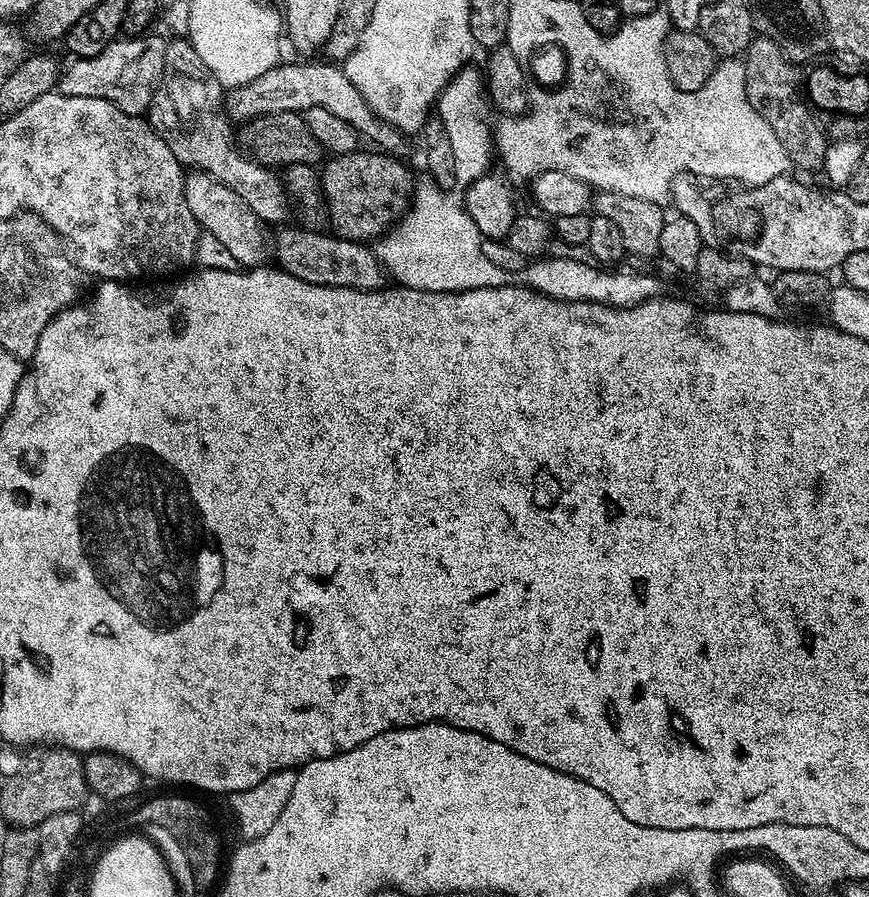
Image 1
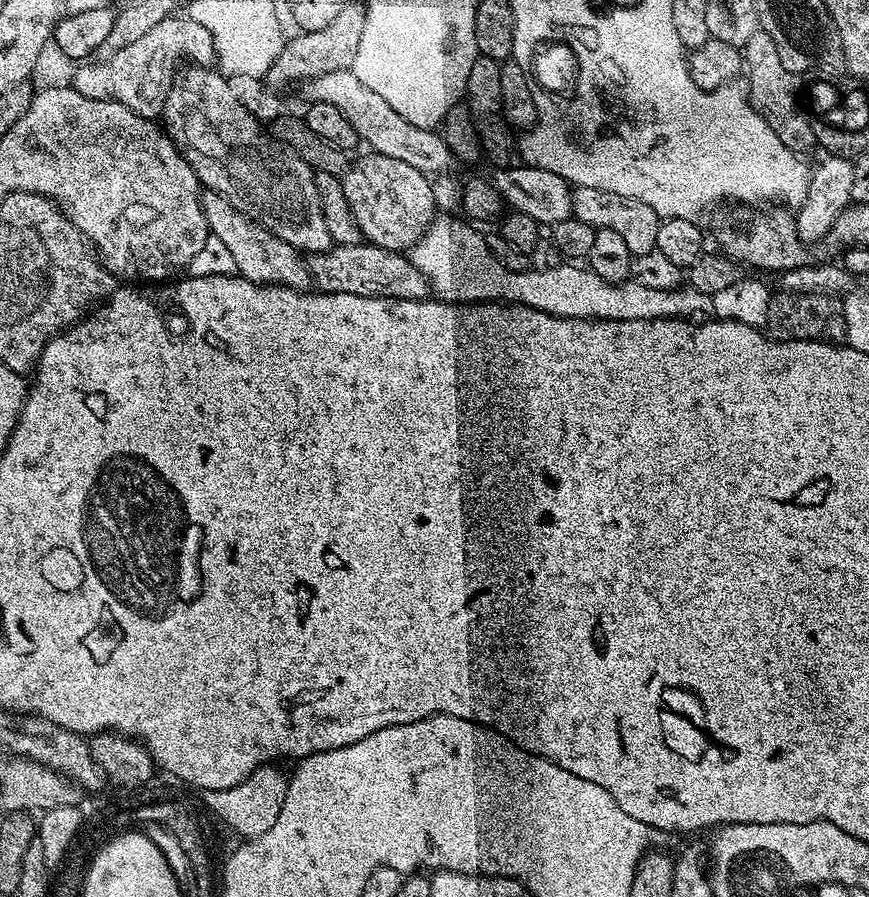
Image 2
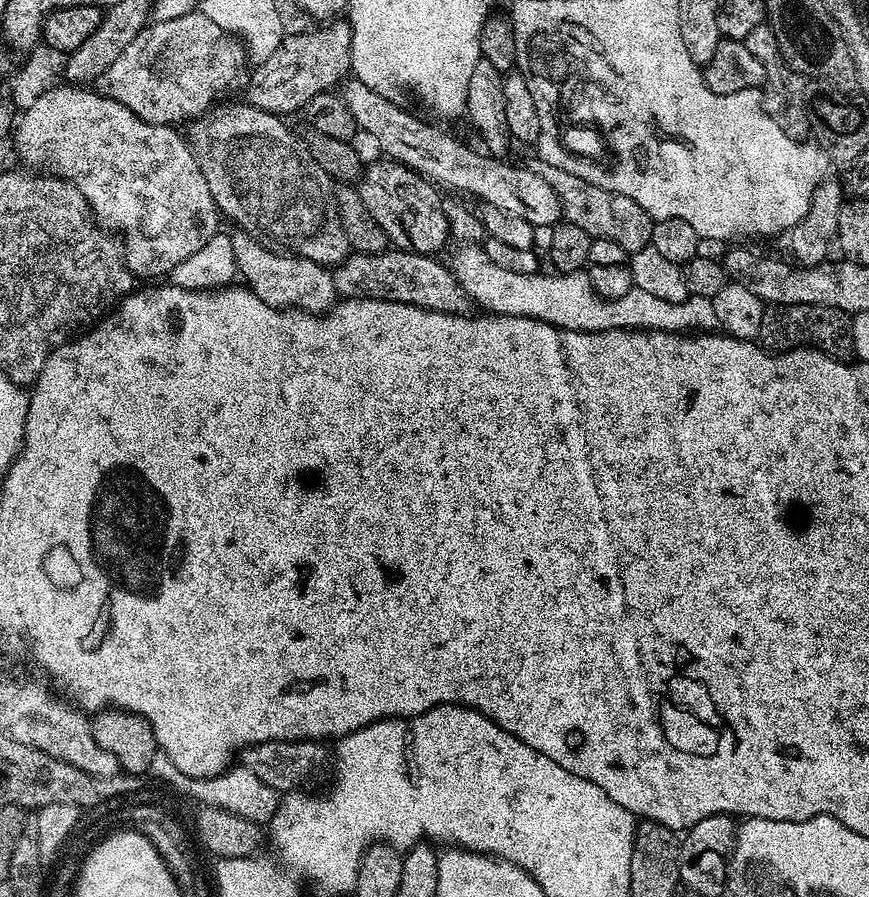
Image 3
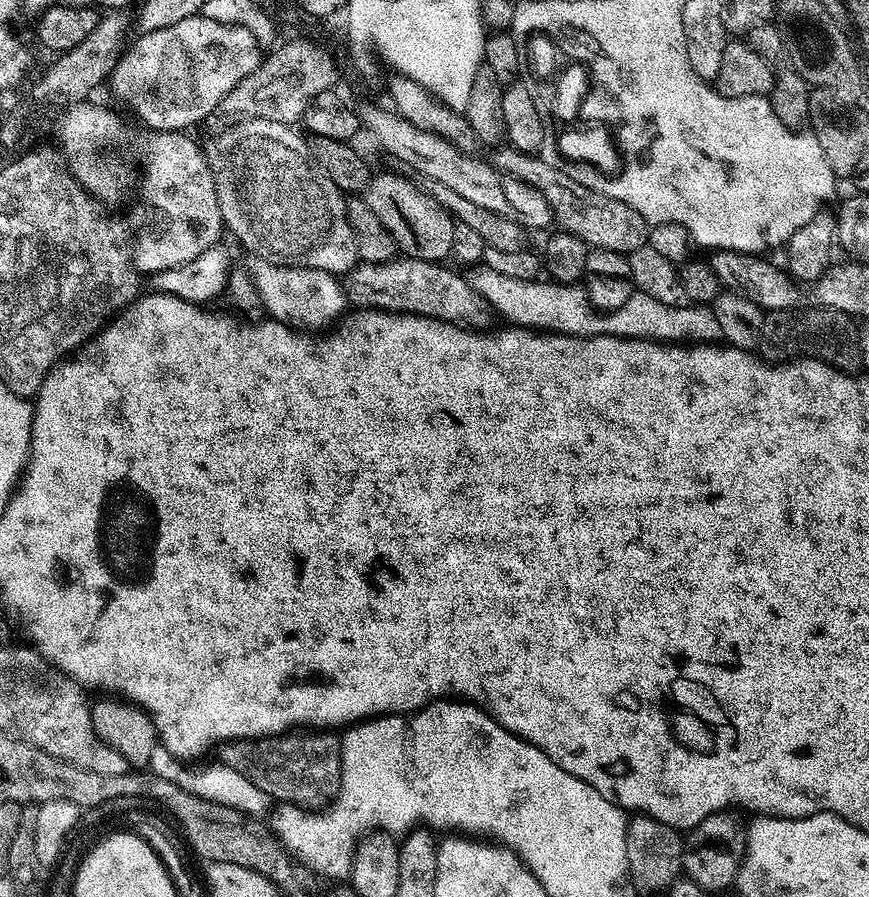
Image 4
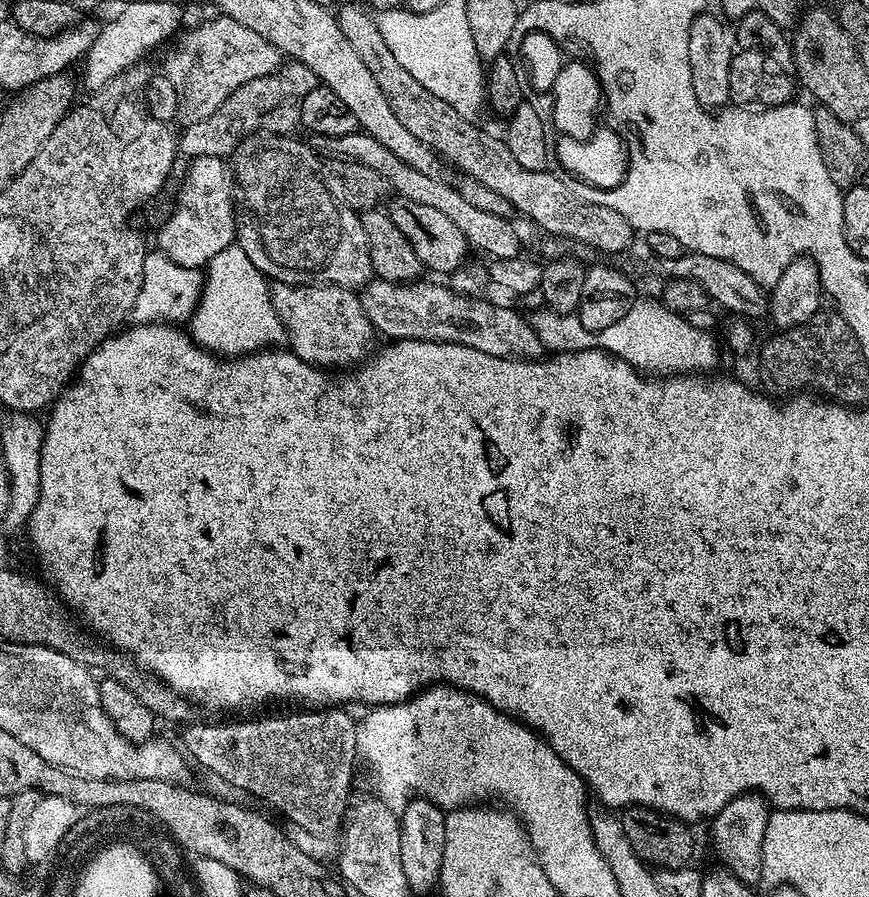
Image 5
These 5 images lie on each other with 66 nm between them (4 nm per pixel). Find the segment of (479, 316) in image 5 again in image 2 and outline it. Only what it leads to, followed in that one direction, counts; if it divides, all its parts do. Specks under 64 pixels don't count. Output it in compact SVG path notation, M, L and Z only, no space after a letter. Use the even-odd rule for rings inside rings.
M369 242L356 245L337 244L324 252L307 257L308 273L315 287L322 292L362 294L403 300L427 300L430 296L428 279L416 271L400 252L391 252Z

